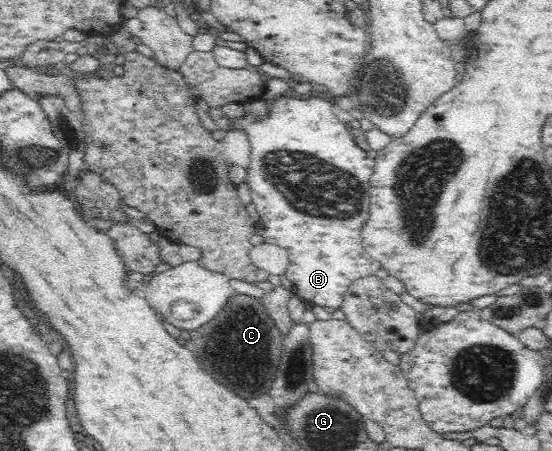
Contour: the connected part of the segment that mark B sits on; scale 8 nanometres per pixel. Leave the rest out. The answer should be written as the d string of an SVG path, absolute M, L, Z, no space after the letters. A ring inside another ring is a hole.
M279 96L270 103L265 118L253 120L252 116L246 114L241 120L234 121L235 128L246 131L249 141L250 161L245 181L250 188L252 203L259 213L260 222L263 223L260 227L263 228L263 240L279 245L288 252L288 265L284 274L293 283L297 296L306 300L310 306L339 309L342 296L353 280L376 274L380 269L376 263L371 264L361 242L361 228L369 216L369 190L365 184L369 182L373 170L373 158L369 158L367 152L353 142L349 130L343 128L343 122L333 116L331 104L323 98ZM333 210L347 210L347 214L337 218L331 214Z

